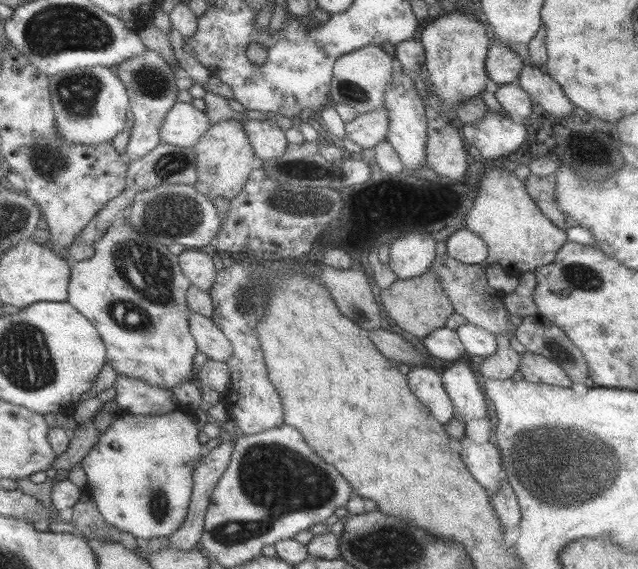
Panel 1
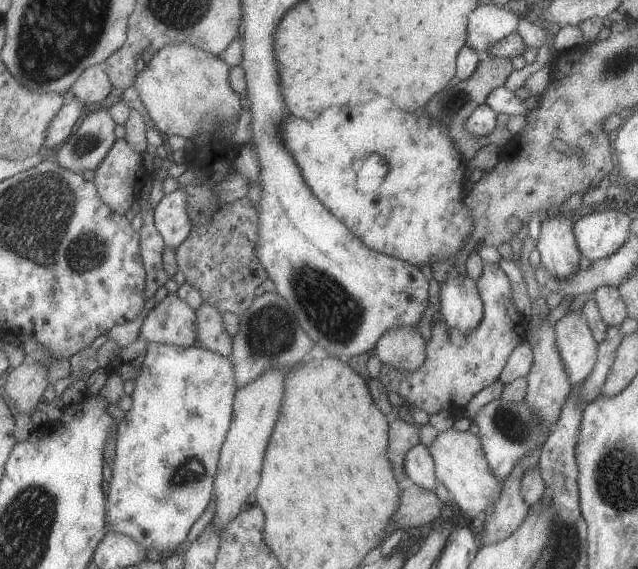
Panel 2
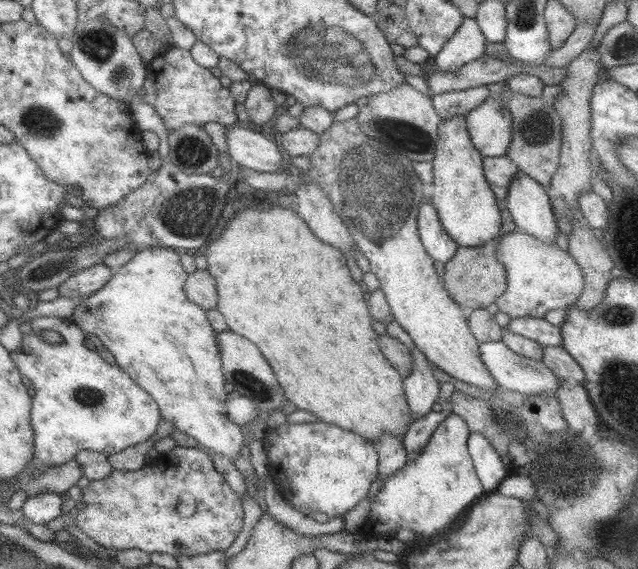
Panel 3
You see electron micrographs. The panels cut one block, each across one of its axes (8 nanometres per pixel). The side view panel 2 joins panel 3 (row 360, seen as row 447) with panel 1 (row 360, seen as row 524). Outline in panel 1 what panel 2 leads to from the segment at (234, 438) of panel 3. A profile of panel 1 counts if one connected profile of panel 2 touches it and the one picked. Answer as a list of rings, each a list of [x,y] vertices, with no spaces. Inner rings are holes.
[[[126,220],[121,223],[111,224],[104,232],[102,238],[98,238],[93,244],[94,256],[72,263],[69,278],[69,295],[67,301],[74,306],[79,313],[82,313],[90,322],[94,323],[98,334],[102,337],[107,348],[107,360],[118,373],[128,375],[129,377],[142,379],[146,384],[160,386],[164,390],[172,390],[179,384],[196,380],[196,366],[192,362],[194,355],[198,352],[198,347],[189,329],[190,310],[186,302],[186,291],[191,284],[190,279],[182,272],[179,260],[166,245],[157,242],[154,237],[138,232]]]

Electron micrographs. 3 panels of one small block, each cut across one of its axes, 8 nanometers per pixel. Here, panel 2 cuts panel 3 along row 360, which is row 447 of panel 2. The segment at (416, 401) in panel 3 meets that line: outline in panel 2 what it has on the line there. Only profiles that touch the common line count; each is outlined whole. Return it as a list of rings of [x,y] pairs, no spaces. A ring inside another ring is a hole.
[[[421,442],[405,454],[405,471],[413,483],[423,489],[434,491],[440,483],[430,449]]]

